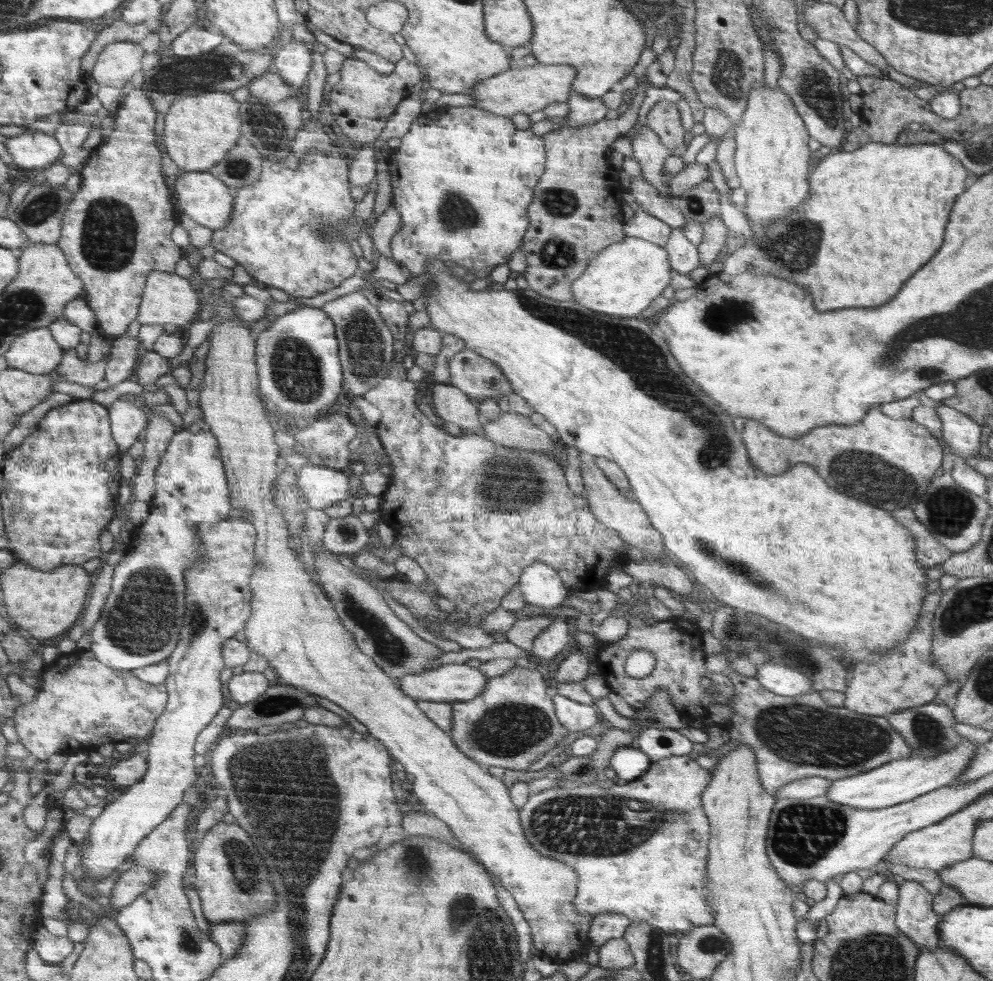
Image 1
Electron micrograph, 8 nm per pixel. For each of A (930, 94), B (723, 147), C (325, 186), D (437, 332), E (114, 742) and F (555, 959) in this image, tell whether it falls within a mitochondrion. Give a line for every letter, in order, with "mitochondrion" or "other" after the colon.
A: other
B: other
C: other
D: other
E: other
F: other

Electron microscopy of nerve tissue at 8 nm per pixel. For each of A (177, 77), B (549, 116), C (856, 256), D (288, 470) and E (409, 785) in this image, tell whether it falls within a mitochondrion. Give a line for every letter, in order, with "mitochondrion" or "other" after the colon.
A: mitochondrion
B: other
C: other
D: other
E: other

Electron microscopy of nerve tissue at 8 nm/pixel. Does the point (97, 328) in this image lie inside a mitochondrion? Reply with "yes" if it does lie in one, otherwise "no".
no

